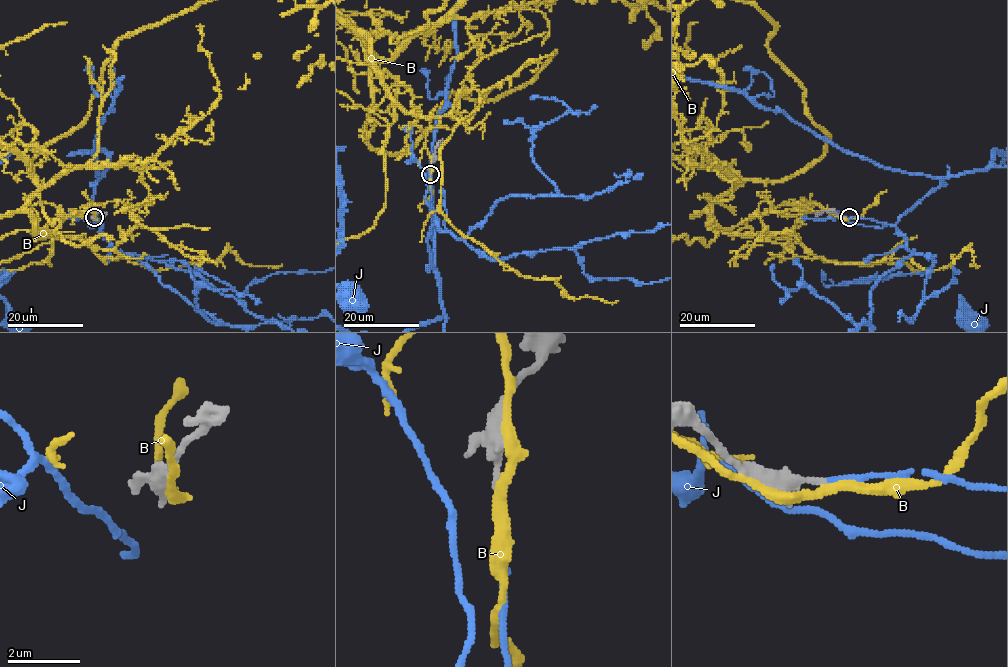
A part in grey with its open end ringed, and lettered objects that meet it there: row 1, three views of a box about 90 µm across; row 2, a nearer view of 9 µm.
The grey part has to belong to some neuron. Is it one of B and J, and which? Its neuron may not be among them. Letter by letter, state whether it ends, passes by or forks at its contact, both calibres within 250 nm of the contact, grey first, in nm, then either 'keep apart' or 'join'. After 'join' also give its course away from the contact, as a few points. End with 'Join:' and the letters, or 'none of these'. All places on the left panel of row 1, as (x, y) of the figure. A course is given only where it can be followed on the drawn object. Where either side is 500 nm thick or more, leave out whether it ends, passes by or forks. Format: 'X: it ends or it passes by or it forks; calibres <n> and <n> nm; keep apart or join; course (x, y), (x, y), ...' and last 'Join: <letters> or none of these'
B: it passes by; calibres 240 and 280 nm; keep apart
J: it ends; calibres 200 and 170 nm; join
Join: J

